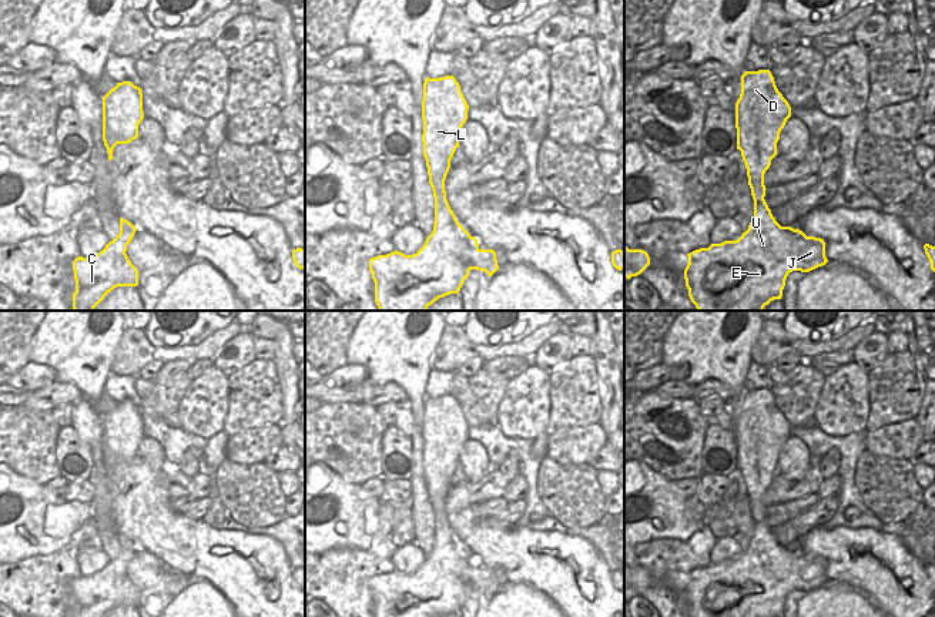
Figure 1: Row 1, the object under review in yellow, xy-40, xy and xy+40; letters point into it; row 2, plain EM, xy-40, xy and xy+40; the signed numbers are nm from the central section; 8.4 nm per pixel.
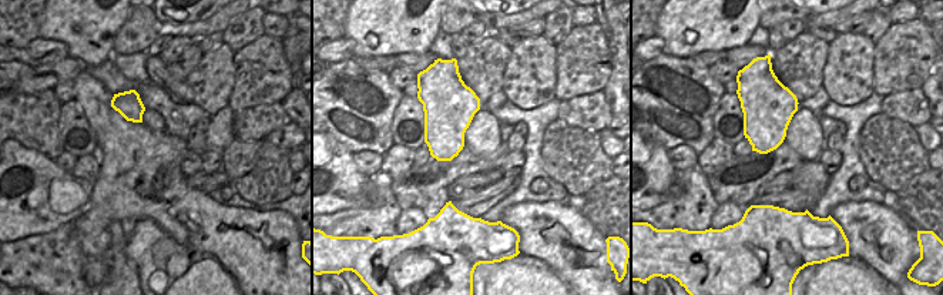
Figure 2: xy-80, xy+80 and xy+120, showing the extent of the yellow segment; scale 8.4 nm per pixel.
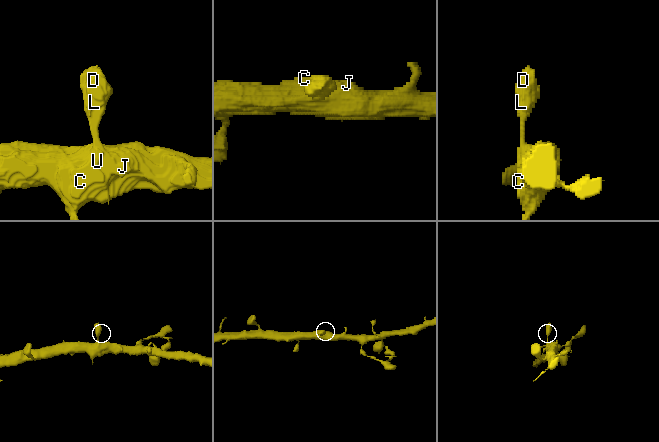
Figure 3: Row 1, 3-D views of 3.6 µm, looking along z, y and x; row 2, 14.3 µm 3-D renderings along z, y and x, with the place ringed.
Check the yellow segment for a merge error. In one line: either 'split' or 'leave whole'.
leave whole

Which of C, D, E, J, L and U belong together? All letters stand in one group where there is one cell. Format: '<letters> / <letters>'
C D E J L U

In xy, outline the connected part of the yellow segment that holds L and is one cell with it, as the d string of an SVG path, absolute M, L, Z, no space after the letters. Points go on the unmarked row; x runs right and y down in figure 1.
M453 395L426 396L422 419L422 462L429 503L435 516L435 544L416 573L405 574L393 570L369 579L369 590L375 601L375 617L443 617L460 610L470 589L485 590L489 596L499 589L496 571L479 567L477 559L458 541L446 519L445 499L450 487L450 479L459 466L468 429L469 425Z

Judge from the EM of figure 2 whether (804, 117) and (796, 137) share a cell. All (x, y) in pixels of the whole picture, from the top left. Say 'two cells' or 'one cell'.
one cell

